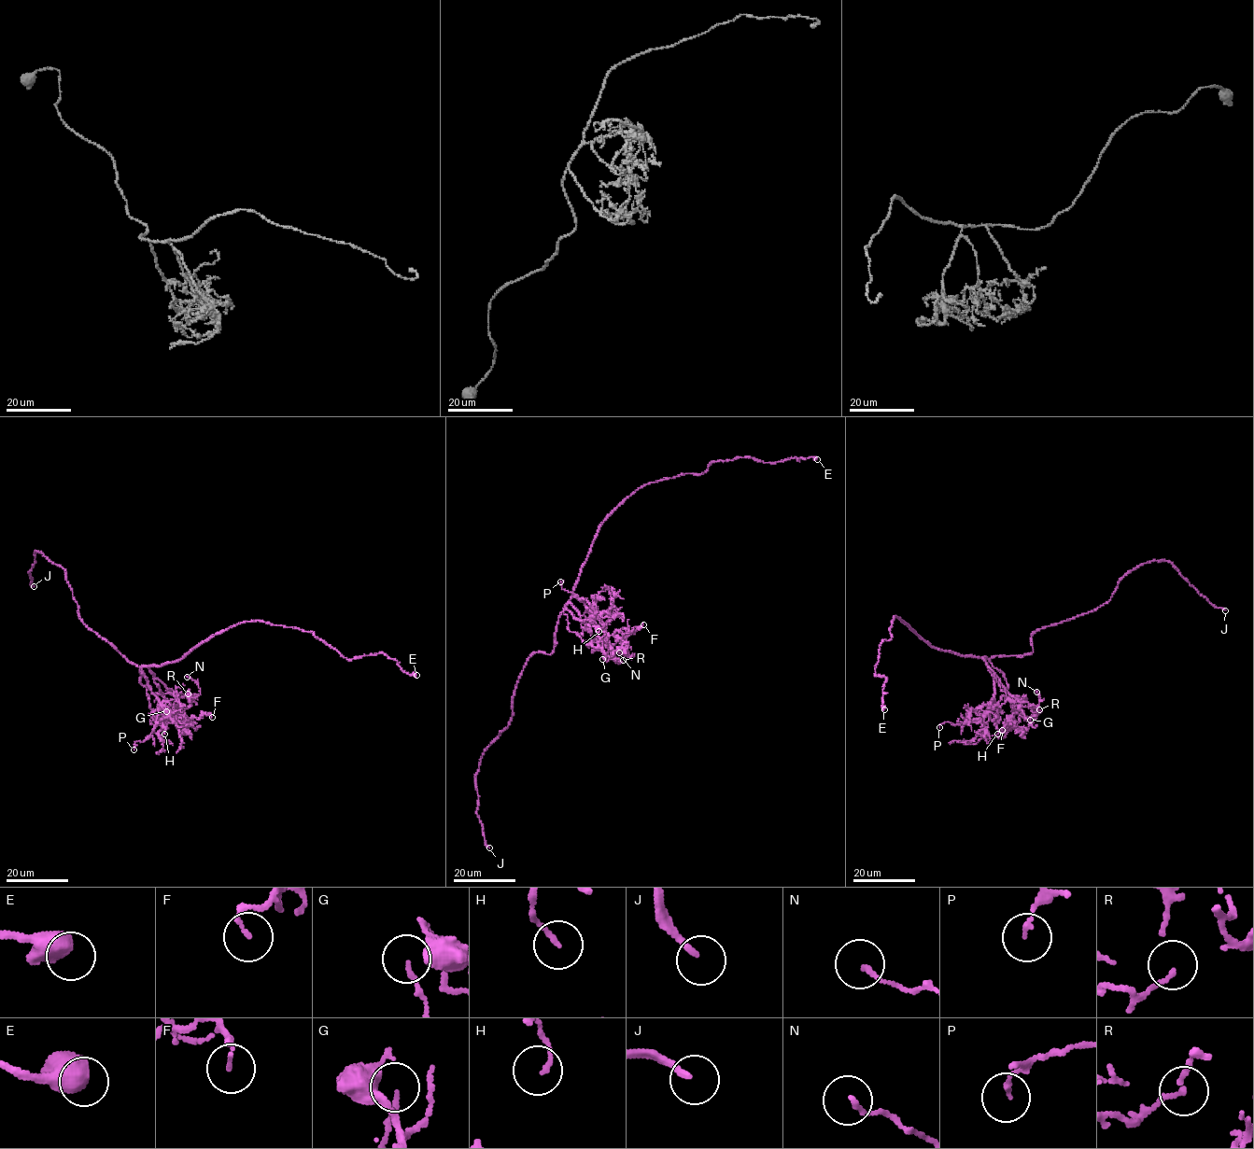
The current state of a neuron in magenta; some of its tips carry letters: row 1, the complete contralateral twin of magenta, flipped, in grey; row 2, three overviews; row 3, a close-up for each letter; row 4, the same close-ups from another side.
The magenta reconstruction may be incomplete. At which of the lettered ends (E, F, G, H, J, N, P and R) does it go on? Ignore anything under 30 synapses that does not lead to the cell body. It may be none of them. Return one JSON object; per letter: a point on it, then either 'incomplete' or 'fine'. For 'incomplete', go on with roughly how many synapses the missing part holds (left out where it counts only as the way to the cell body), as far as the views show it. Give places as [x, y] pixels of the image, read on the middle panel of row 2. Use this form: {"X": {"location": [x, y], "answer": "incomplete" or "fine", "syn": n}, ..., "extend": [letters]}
{"E": {"location": [817, 459], "answer": "fine"}, "F": {"location": [643, 624], "answer": "fine"}, "G": {"location": [602, 659], "answer": "fine"}, "H": {"location": [598, 631], "answer": "fine"}, "J": {"location": [489, 847], "answer": "incomplete"}, "N": {"location": [619, 652], "answer": "fine"}, "P": {"location": [560, 581], "answer": "fine"}, "R": {"location": [623, 660], "answer": "fine"}, "extend": ["J"]}

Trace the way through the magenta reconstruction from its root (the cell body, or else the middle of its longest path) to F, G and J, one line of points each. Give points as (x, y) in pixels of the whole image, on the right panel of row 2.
F: (974, 656), (984, 661), (1010, 695), (1015, 711), (1005, 722), (1010, 728), (1004, 725), (1002, 730)
G: (974, 656), (987, 658), (1003, 674), (1016, 724), (1028, 727), (1030, 720)
J: (974, 656), (1030, 654), (1034, 632), (1106, 604), (1121, 578), (1148, 562), (1169, 561), (1201, 595), (1225, 610)

